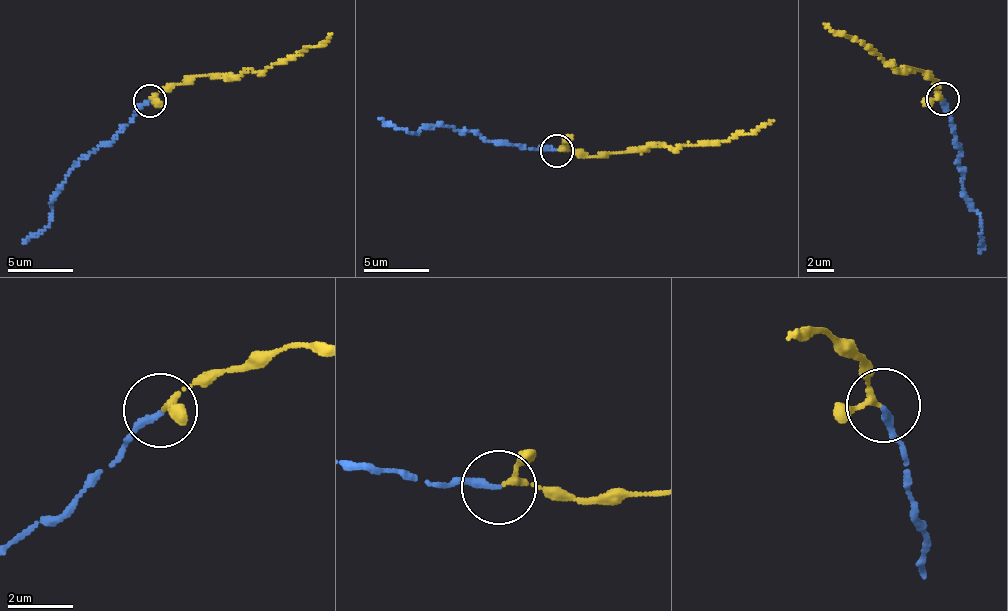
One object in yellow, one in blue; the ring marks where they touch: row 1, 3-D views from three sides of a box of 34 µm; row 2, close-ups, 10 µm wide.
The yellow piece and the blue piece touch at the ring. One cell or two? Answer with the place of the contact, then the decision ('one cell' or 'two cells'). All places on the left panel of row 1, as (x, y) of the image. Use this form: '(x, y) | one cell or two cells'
(149, 100) | one cell

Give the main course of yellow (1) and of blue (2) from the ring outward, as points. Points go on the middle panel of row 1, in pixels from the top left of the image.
1: (559, 150), (581, 150), (590, 156), (659, 146), (717, 144), (739, 134), (754, 133), (773, 120)
2: (556, 150), (520, 148), (454, 127), (427, 125), (417, 134), (379, 119)

